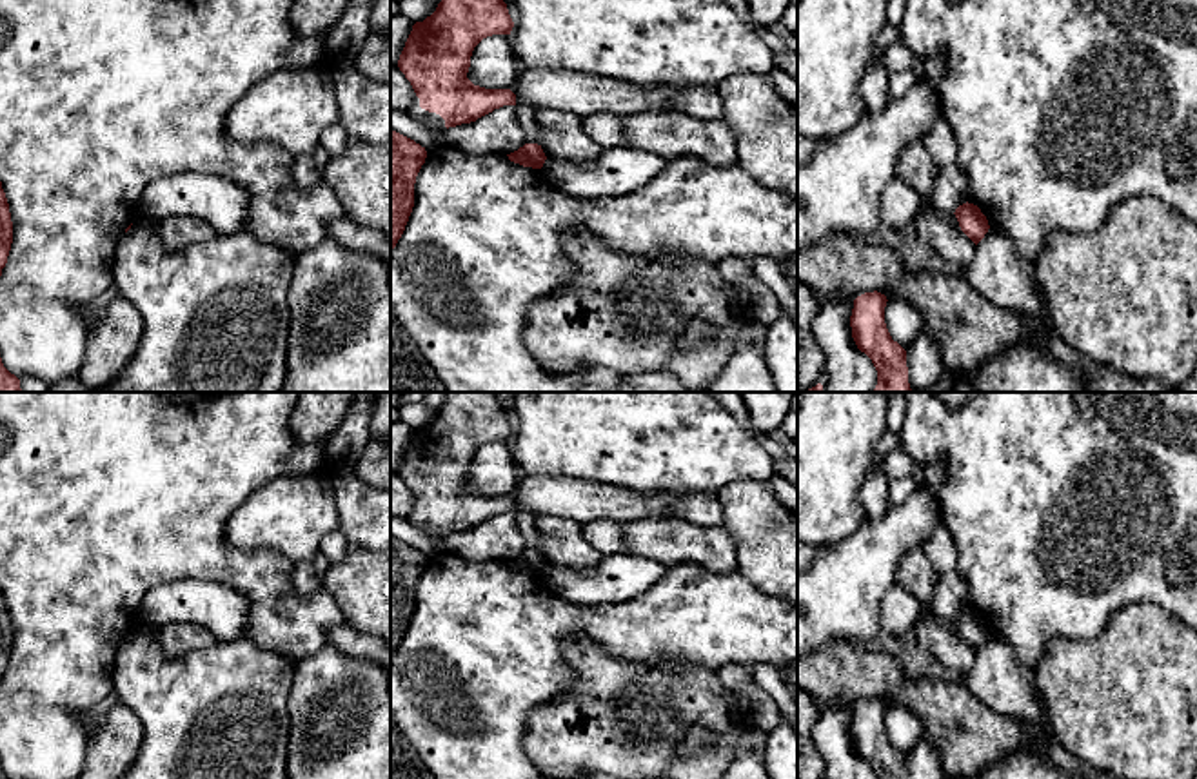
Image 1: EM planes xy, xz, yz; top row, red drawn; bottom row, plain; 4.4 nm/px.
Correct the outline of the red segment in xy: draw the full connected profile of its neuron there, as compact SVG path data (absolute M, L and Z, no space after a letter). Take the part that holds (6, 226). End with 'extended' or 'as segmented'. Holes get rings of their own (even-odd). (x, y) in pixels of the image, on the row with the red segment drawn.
M0 182L0 276L2 276L2 269L7 263L11 243L13 243L13 222L11 222L9 203Z; as segmented

